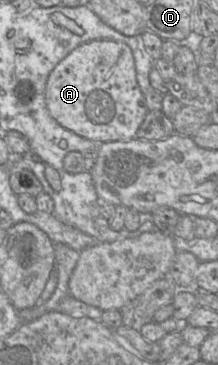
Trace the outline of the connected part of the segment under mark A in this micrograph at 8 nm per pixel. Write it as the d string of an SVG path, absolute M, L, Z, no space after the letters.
M111 40L83 43L63 58L48 76L45 100L49 113L62 127L97 144L134 139L149 112L137 82L131 49L122 42Z

